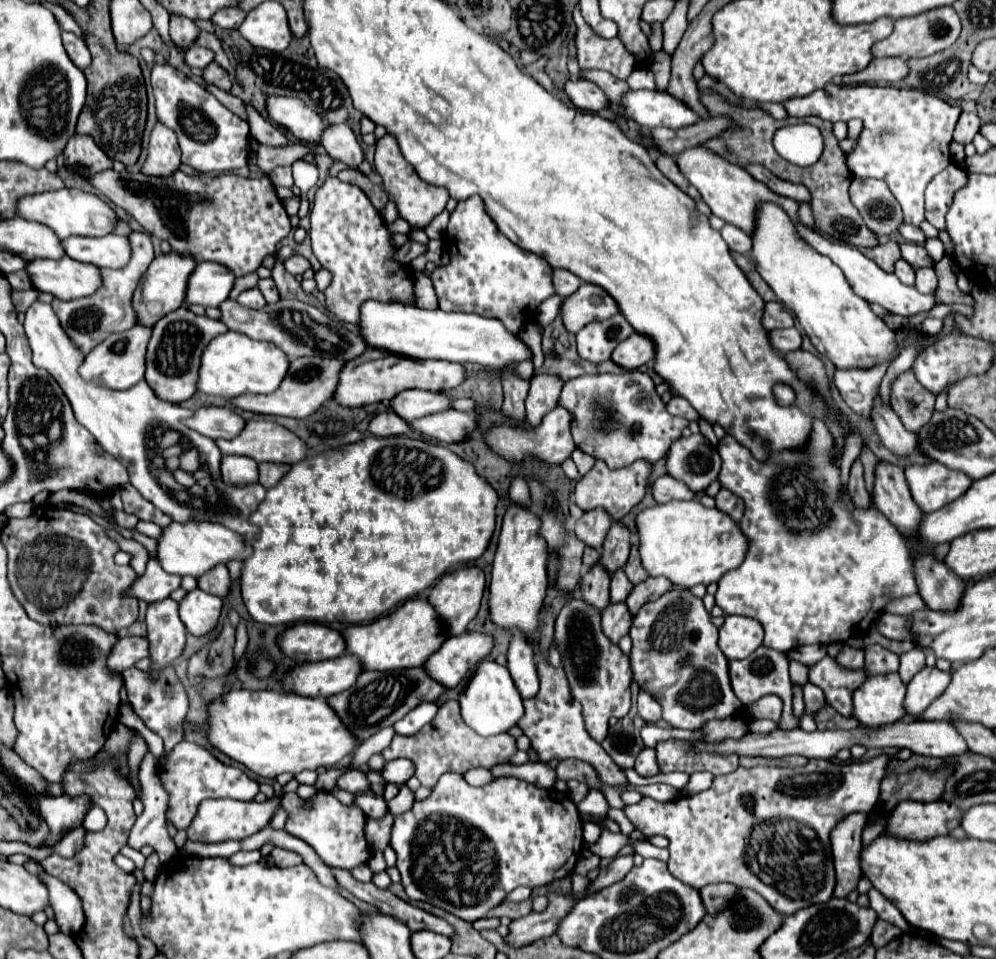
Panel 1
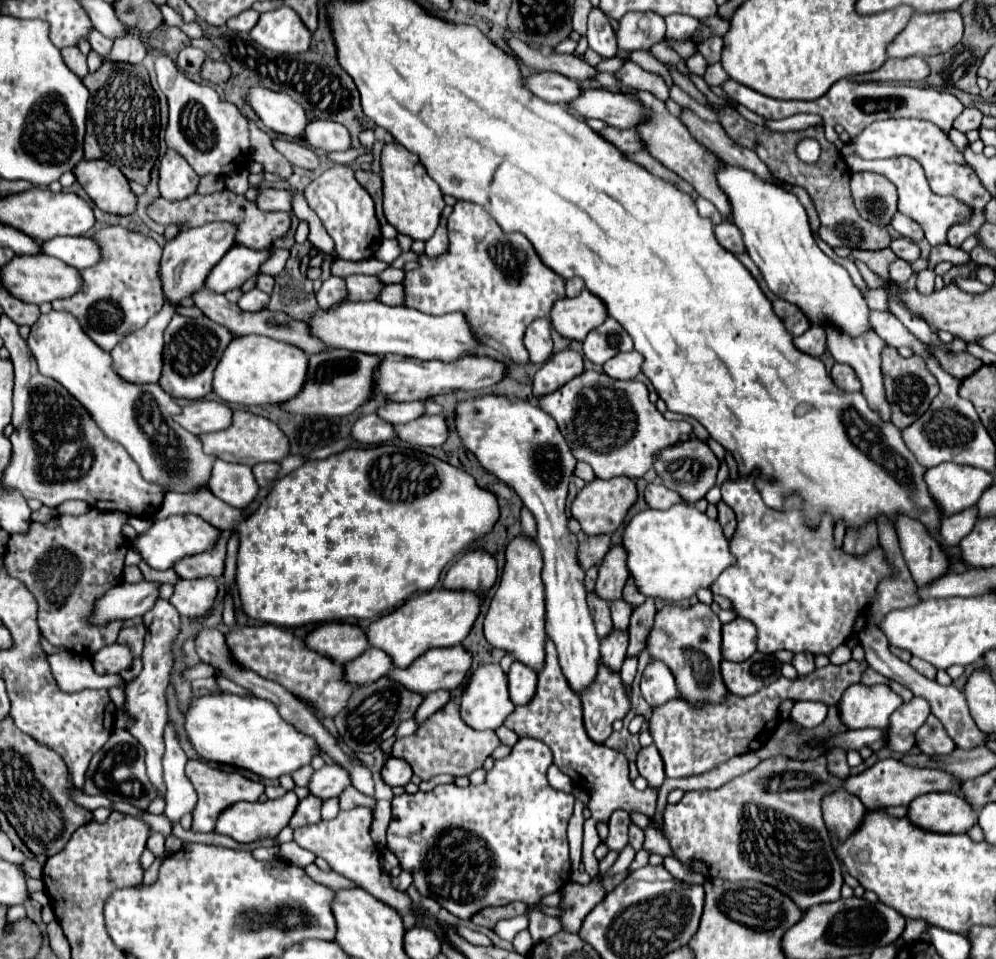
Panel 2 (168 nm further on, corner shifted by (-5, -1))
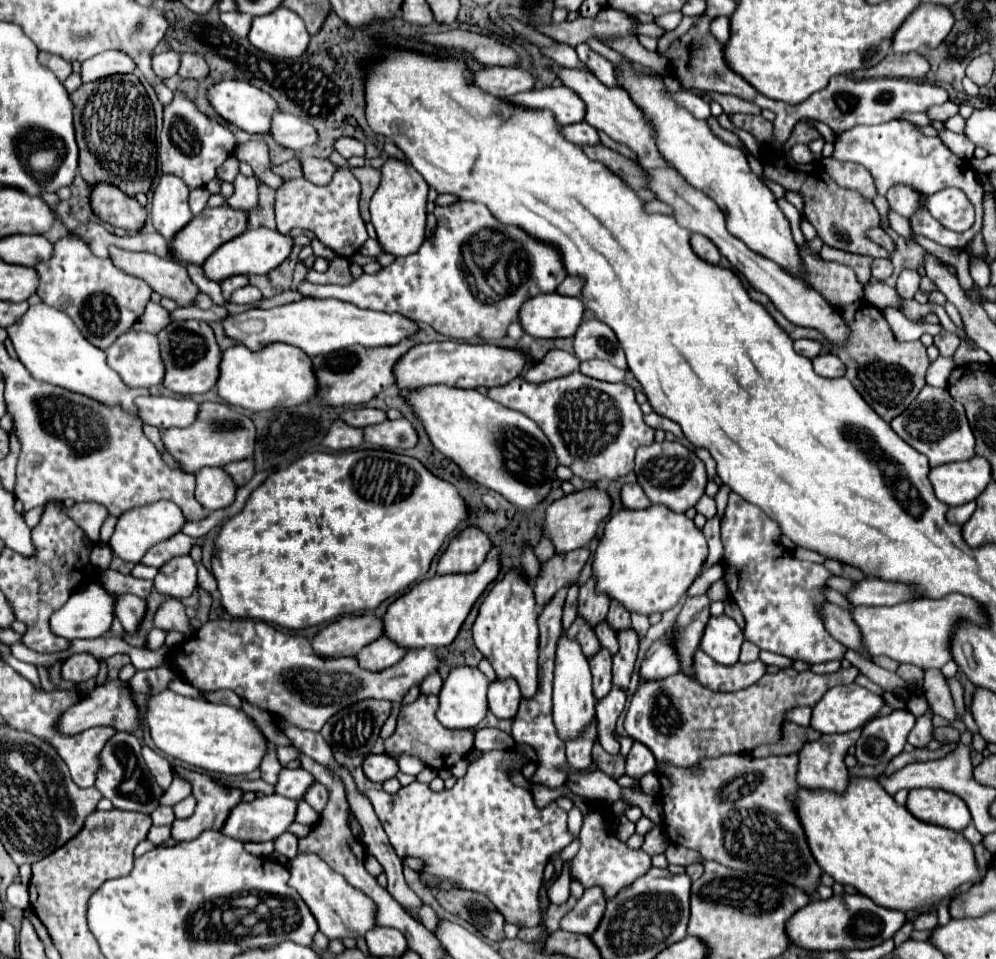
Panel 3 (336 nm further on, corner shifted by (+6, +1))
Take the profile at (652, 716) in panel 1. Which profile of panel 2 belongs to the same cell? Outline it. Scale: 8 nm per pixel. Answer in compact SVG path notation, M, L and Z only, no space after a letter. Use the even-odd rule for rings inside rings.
M650 660L642 674L642 696L650 706L660 706L672 698L676 698L678 688L676 688L676 678L672 676L672 670L660 662L660 660Z

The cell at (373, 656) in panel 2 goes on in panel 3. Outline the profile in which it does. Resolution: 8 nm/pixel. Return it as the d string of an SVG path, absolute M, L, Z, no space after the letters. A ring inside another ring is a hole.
M381 636L375 642L367 644L355 658L363 670L379 672L379 670L393 666L403 656L405 656L405 650L401 650L401 646L393 646L393 642L389 642L389 638Z

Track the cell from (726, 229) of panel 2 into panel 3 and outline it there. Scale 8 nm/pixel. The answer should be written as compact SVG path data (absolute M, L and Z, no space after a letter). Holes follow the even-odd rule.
M693 234L693 236L691 236L691 246L693 246L695 254L699 254L701 258L705 258L707 262L719 264L721 252L719 252L717 246L713 246L713 242L709 242L709 238L705 238L703 234Z

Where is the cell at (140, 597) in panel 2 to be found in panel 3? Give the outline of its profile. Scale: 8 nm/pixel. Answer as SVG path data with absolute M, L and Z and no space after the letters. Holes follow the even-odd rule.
M101 584L81 586L69 602L57 610L51 618L51 630L57 636L75 638L99 638L113 622L117 600Z

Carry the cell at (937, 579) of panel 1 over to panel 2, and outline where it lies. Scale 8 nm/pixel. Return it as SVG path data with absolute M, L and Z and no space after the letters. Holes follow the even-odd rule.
M900 516L896 520L896 534L916 586L924 586L950 570L946 552L918 520Z

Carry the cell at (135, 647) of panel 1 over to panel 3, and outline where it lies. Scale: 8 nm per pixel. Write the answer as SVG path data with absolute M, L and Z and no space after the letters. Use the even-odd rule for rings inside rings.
M73 654L71 658L65 660L63 664L63 678L73 680L73 682L85 682L99 672L99 660L93 654Z

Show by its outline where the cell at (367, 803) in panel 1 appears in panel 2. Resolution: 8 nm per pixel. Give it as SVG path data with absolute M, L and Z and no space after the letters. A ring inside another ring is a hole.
M348 786L348 788L338 796L338 800L340 800L340 810L352 810L352 808L356 808L356 806L370 806L370 808L376 806L372 798L360 796L360 792L358 792L356 788L352 788L352 786Z

